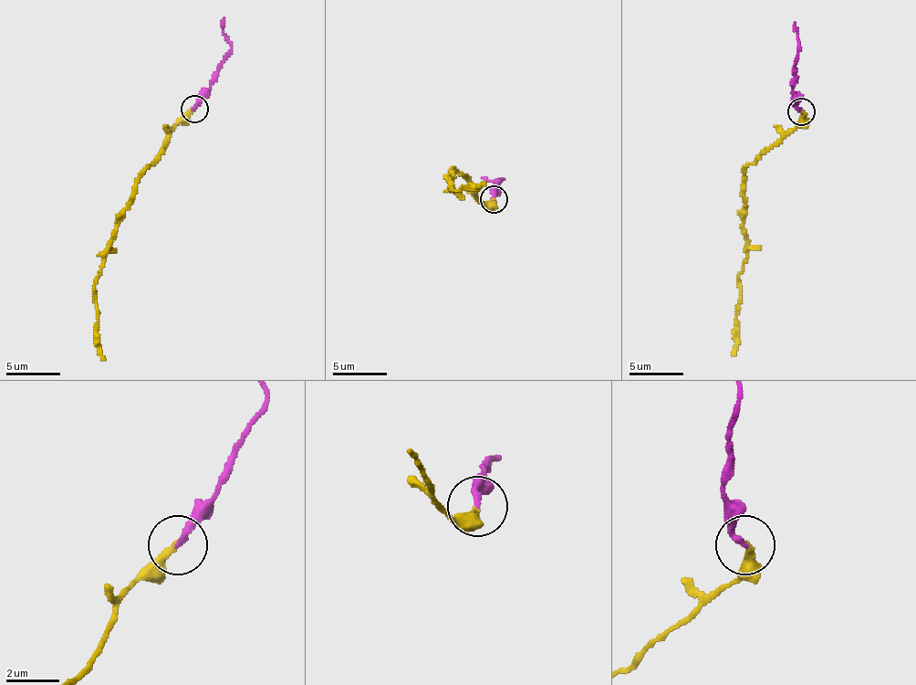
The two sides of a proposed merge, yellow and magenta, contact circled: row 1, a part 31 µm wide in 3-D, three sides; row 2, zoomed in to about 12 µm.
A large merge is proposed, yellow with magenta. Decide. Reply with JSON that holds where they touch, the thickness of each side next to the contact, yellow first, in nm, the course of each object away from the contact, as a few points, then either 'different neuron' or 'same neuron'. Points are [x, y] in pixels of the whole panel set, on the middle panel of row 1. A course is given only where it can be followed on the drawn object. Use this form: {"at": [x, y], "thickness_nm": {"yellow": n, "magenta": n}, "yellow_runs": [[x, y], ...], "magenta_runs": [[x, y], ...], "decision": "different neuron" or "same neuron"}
{"at": [494, 199], "thickness_nm": {"yellow": 320, "magenta": 240}, "yellow_runs": [[494, 198], [480, 203], [464, 177], [451, 170], [453, 191], [450, 190], [474, 190], [484, 182]], "magenta_runs": [[494, 198], [496, 184], [503, 179], [489, 181], [484, 177]], "decision": "same neuron"}

